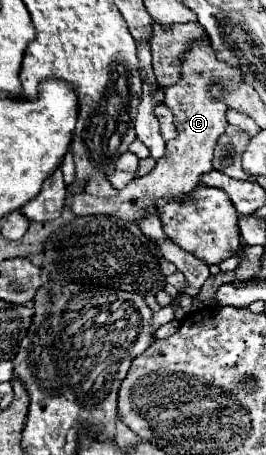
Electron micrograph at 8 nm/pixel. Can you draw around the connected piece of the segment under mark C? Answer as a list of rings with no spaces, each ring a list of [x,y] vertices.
[[[194,45],[182,59],[182,79],[164,91],[164,103],[174,115],[174,125],[178,135],[166,143],[166,153],[156,161],[156,167],[126,185],[114,197],[92,197],[88,193],[78,193],[68,199],[68,207],[76,215],[116,215],[124,221],[138,223],[144,215],[156,215],[158,201],[192,201],[192,193],[200,183],[202,173],[212,171],[214,147],[218,137],[226,131],[226,111],[228,107],[210,97],[208,85],[222,81],[224,85],[242,83],[242,73],[226,63],[220,63],[210,45]]]

